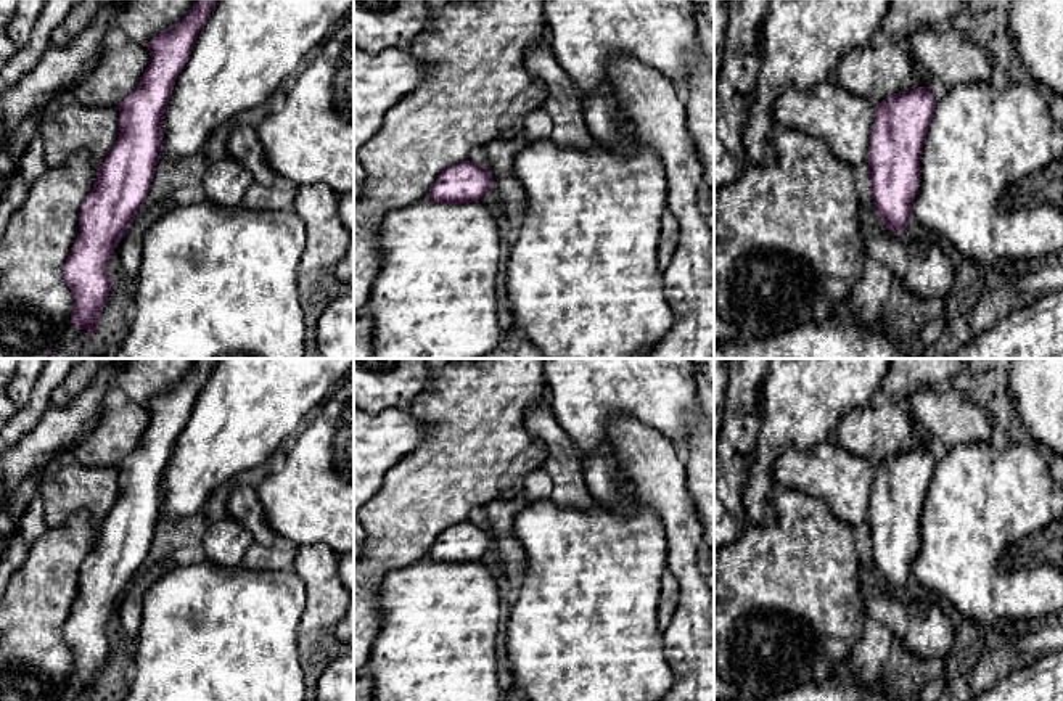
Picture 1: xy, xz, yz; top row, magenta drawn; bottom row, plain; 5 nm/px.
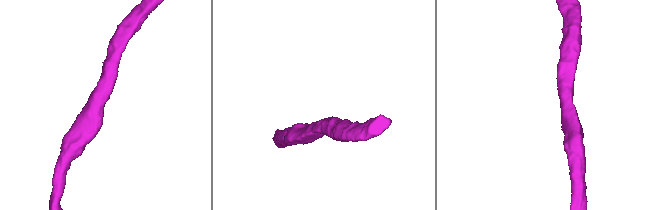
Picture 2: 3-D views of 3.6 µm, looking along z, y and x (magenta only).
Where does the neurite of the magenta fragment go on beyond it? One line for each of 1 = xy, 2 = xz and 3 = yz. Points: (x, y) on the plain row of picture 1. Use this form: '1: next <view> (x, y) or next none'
1: next none
2: next none
3: next none

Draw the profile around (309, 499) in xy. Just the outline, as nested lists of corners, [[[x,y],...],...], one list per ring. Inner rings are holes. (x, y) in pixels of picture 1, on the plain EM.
[[[354,371],[346,376],[333,392],[323,400],[317,412],[298,431],[280,453],[280,465],[275,471],[265,476],[262,484],[256,487],[269,527],[285,542],[296,547],[310,543],[325,543],[338,555],[354,553]]]

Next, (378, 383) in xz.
[[[354,359],[354,407],[407,410],[429,379],[429,359]]]

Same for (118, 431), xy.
[[[135,402],[106,410],[71,453],[84,466],[119,466],[137,449],[150,420],[148,408]]]

